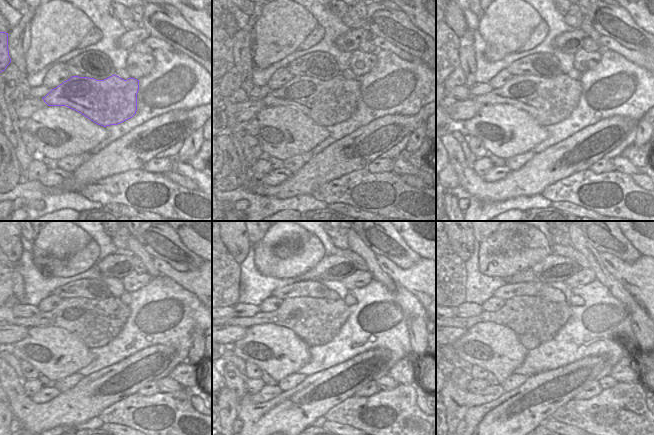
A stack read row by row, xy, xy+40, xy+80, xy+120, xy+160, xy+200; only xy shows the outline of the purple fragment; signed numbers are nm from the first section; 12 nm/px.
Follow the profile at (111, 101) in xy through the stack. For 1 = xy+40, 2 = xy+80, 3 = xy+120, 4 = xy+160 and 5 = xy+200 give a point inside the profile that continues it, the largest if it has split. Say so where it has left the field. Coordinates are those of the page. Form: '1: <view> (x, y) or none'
1: xy+40 (333, 101)
2: xy+80 (549, 101)
3: xy+120 (97, 322)
4: xy+160 (316, 321)
5: xy+200 (534, 315)

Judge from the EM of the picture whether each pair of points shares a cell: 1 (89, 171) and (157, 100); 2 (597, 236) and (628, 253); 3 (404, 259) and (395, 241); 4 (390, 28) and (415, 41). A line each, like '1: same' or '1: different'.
1: different
2: same
3: same
4: same

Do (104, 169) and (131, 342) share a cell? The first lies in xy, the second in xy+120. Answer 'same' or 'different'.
different

